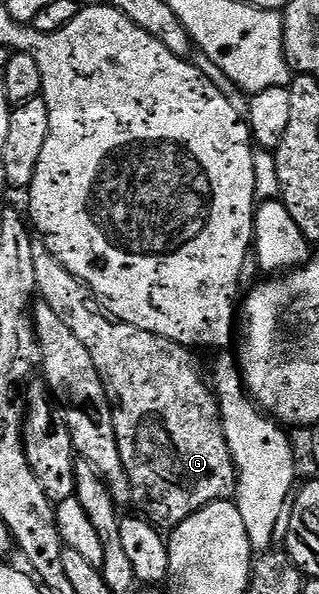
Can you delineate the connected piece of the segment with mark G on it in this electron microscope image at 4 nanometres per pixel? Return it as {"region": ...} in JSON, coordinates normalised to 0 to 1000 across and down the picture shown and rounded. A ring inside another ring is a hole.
{"region":[[[122,402],[107,404],[107,470],[135,512],[169,517],[169,530],[257,571],[257,584],[282,591],[282,604],[295,604],[295,618],[307,618],[307,631],[351,680],[370,759],[401,795],[414,828],[451,848],[461,875],[492,887],[549,887],[633,854],[724,838],[743,828],[743,791],[708,746],[702,715],[690,710],[690,678],[655,643],[649,648],[636,631],[614,623],[614,608],[589,596],[599,593],[533,571],[508,571],[508,564],[392,547],[323,525],[298,527],[263,478],[207,456]]]}

